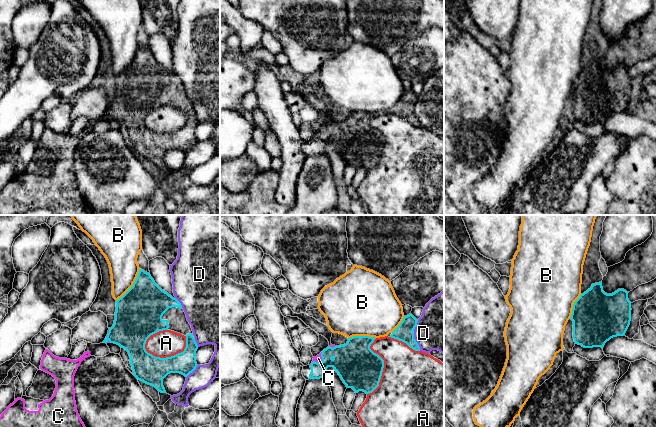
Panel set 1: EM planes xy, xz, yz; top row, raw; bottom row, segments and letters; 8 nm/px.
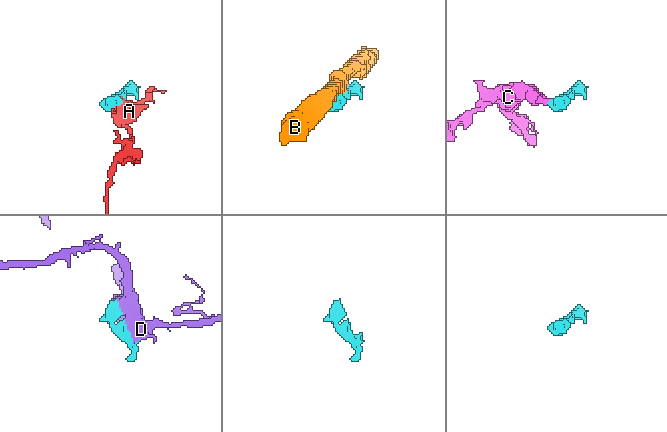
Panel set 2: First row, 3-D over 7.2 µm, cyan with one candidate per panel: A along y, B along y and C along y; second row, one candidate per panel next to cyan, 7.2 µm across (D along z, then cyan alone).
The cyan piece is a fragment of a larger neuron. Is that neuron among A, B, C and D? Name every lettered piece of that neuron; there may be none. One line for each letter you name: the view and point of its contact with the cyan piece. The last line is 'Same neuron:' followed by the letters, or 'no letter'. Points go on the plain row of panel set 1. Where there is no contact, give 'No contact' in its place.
C: Touches cyan at xz (322, 137)
Same neuron: C

